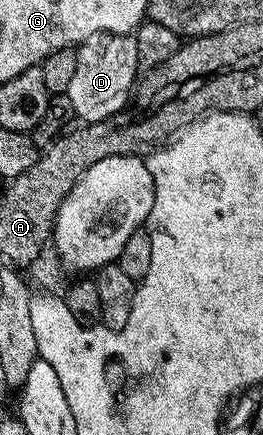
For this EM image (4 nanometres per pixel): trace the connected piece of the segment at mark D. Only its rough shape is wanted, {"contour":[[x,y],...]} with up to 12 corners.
{"contour":[[133,36],[82,42],[64,94],[75,118],[113,118],[138,73]]}

